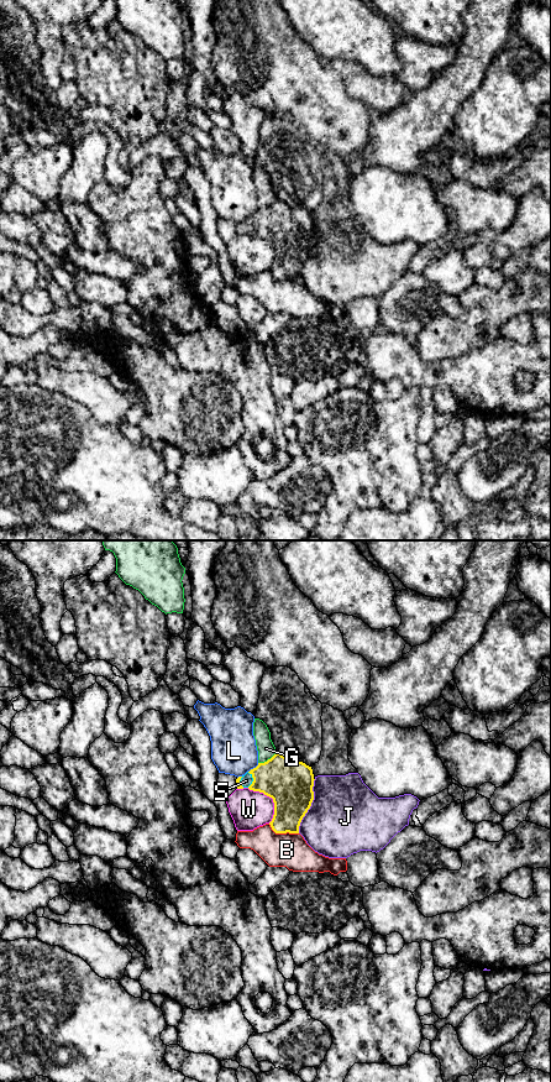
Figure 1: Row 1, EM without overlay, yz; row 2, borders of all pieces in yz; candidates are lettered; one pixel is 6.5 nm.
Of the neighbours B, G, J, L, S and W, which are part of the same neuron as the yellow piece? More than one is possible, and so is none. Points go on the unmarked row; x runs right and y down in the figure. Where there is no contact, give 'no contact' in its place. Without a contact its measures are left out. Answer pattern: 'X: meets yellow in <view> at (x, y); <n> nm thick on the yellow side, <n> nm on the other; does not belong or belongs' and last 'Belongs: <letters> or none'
B: meets yellow in yz at (283, 278); 260 nm thick on the yellow side, 220 nm on the other; does not belong
G: meets yellow in yz at (268, 205); 280 nm thick on the yellow side, 120 nm on the other; does not belong
J: meets yellow in yz at (310, 251); 280 nm thick on the yellow side, 480 nm on the other; does not belong
L: meets yellow in yz at (253, 214); 280 nm thick on the yellow side, 300 nm on the other; does not belong
S: meets yellow in yz at (253, 225); 280 nm thick on the yellow side, 80 nm on the other; belongs
W: meets yellow in yz at (272, 244); 280 nm thick on the yellow side, 240 nm on the other; does not belong
Belongs: S

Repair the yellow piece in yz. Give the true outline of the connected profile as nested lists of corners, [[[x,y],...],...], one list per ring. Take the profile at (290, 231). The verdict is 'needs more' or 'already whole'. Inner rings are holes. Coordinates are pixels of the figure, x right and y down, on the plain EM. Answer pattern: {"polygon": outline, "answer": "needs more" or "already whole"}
{"polygon": [[[280,199],[236,225],[237,235],[248,234],[273,245],[274,261],[269,268],[276,279],[299,279],[299,272],[314,246],[314,220],[311,213],[303,208],[289,209]]], "answer": "needs more"}

